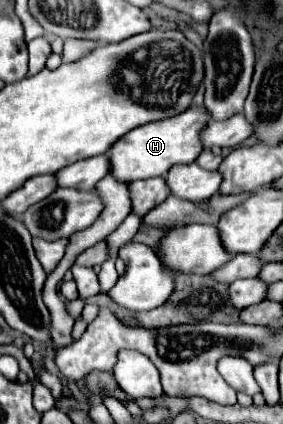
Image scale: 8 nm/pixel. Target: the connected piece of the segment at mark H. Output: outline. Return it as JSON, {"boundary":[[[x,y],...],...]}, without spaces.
{"boundary":[[[191,107],[181,115],[175,115],[171,119],[155,121],[149,125],[141,125],[121,139],[117,139],[111,149],[107,151],[111,169],[109,175],[113,175],[121,183],[131,183],[137,179],[151,179],[151,177],[163,177],[173,165],[179,163],[193,163],[197,155],[201,153],[199,143],[199,131],[203,129],[203,123],[207,123],[209,117],[203,107]]]}

